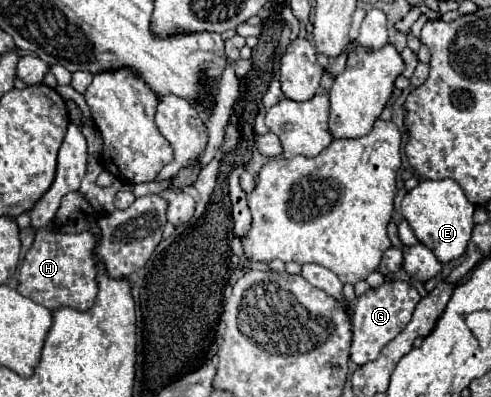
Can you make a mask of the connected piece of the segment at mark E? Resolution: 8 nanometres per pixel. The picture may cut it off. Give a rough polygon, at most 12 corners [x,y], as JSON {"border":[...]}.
{"border":[[452,179],[420,181],[402,215],[440,263],[472,237],[474,205]]}

